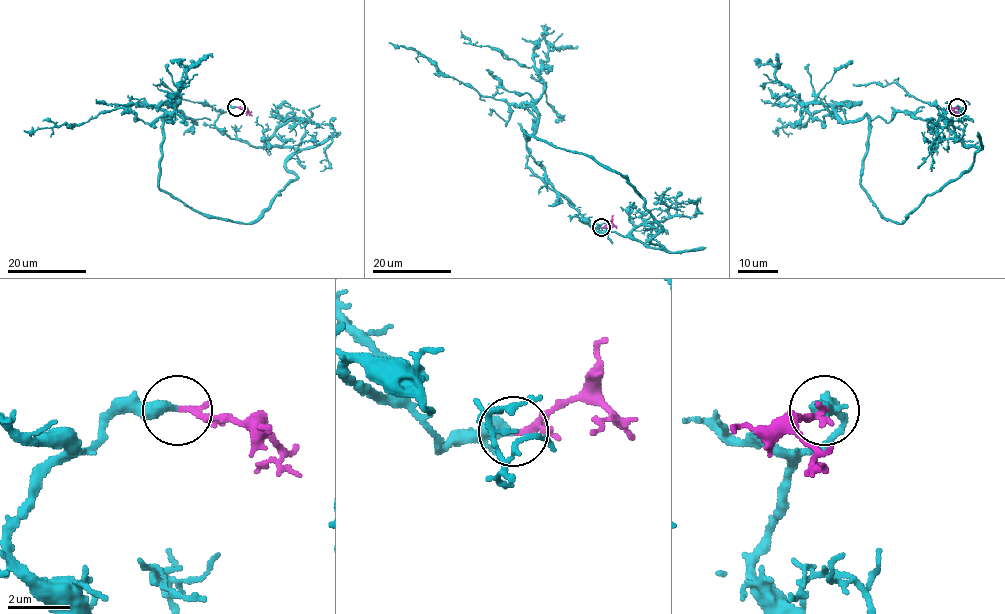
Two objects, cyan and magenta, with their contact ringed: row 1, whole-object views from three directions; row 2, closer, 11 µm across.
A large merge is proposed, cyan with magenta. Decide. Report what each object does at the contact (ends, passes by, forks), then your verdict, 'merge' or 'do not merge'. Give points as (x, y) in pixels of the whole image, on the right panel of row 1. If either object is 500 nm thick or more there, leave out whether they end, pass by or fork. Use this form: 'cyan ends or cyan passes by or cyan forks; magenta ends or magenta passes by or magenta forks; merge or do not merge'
cyan passes by; magenta passes by; merge

